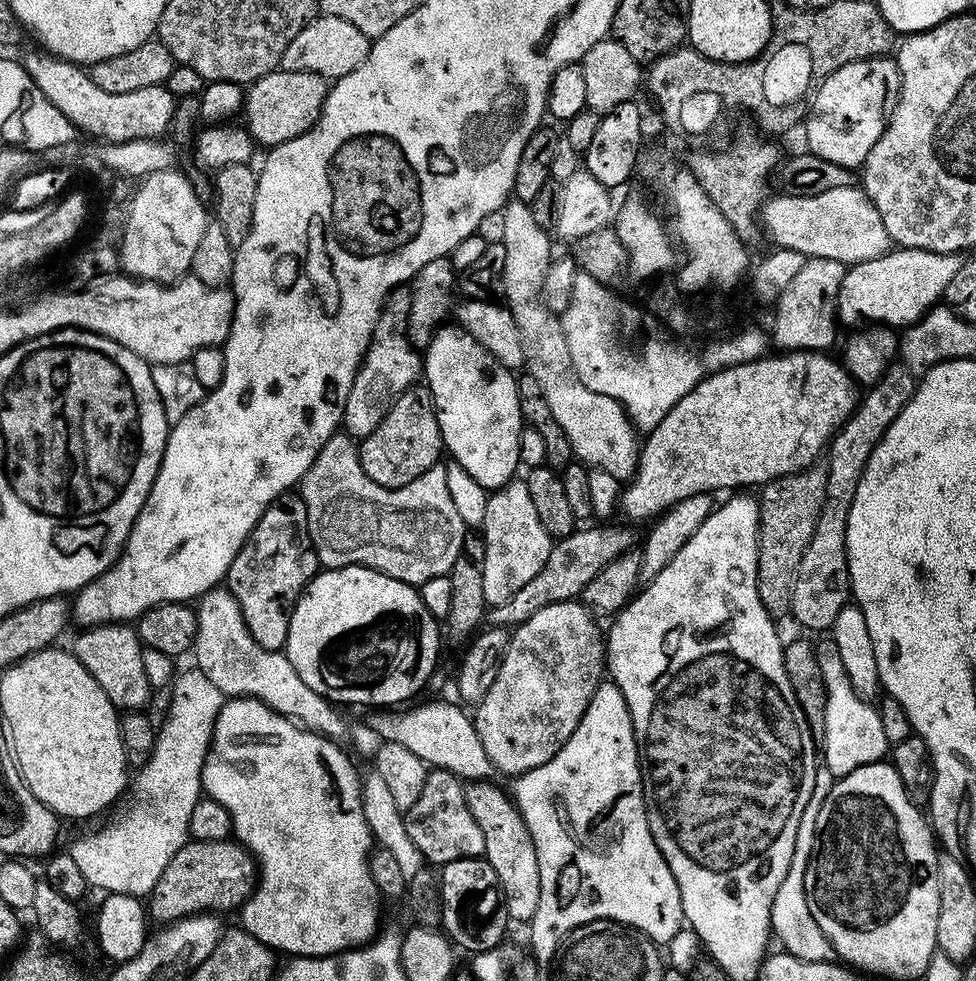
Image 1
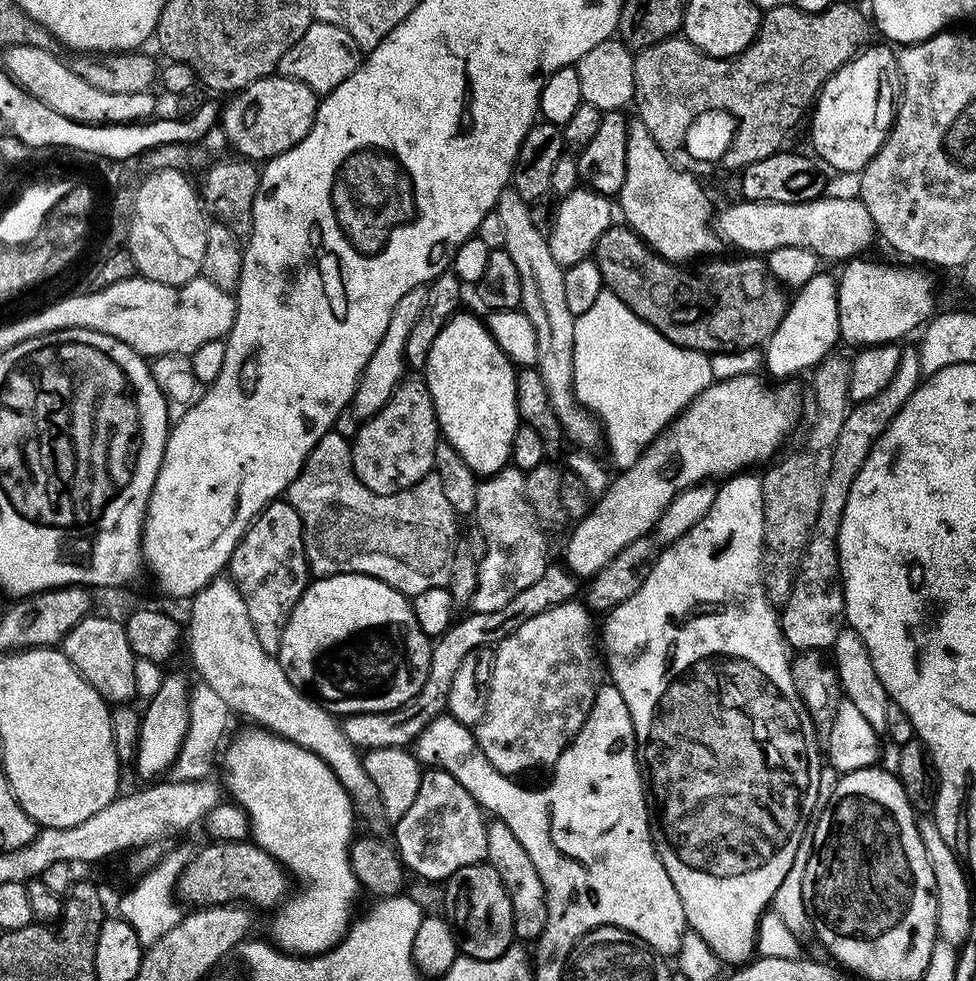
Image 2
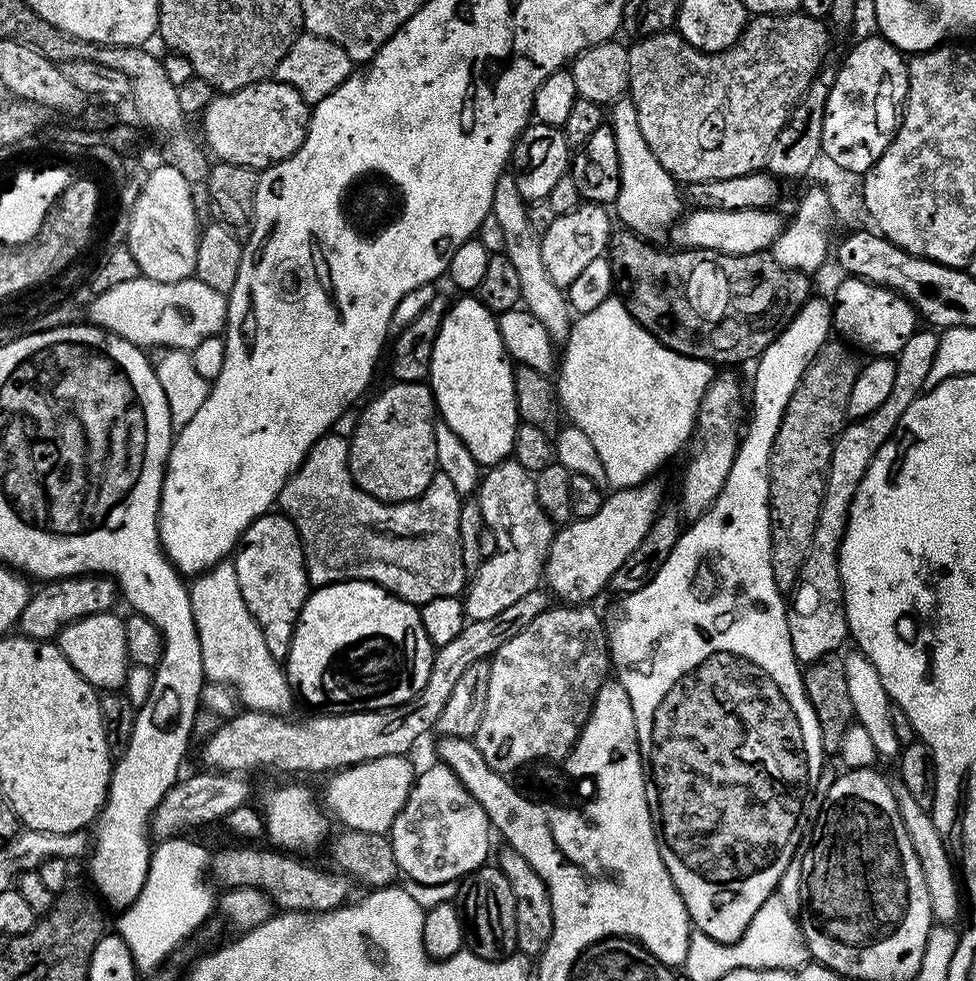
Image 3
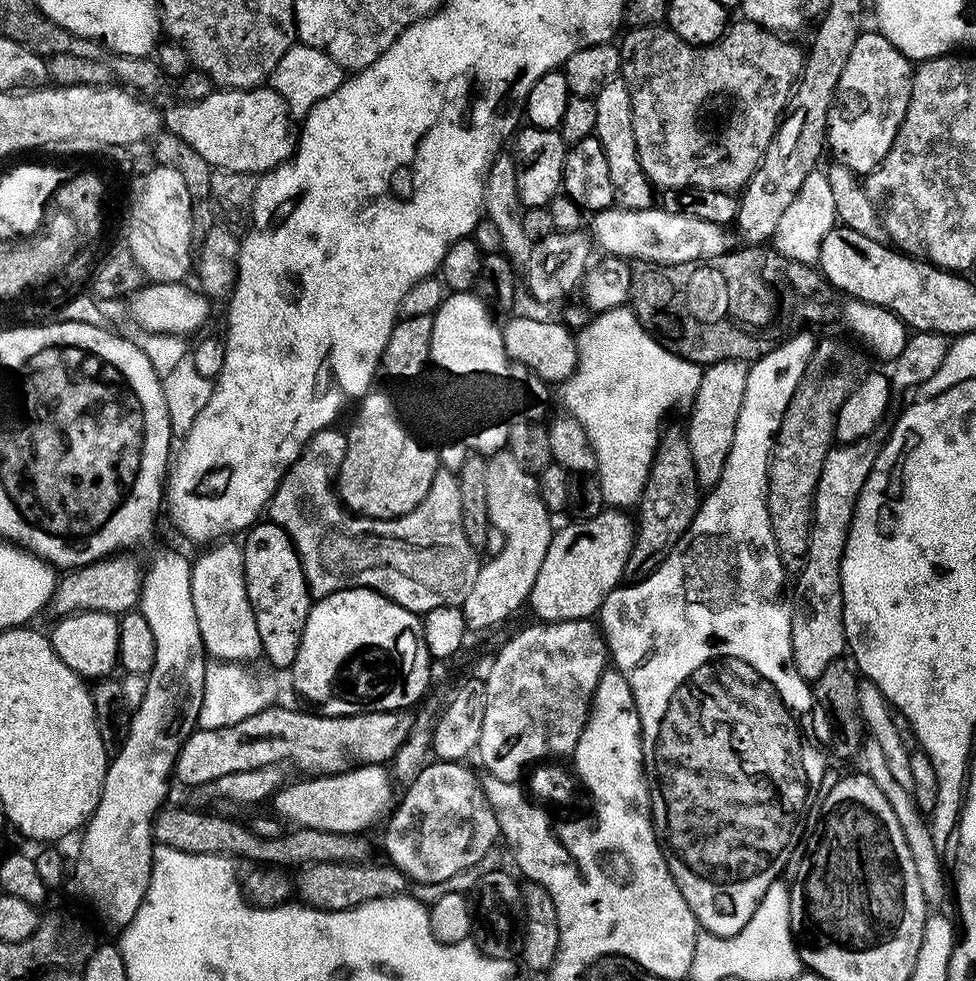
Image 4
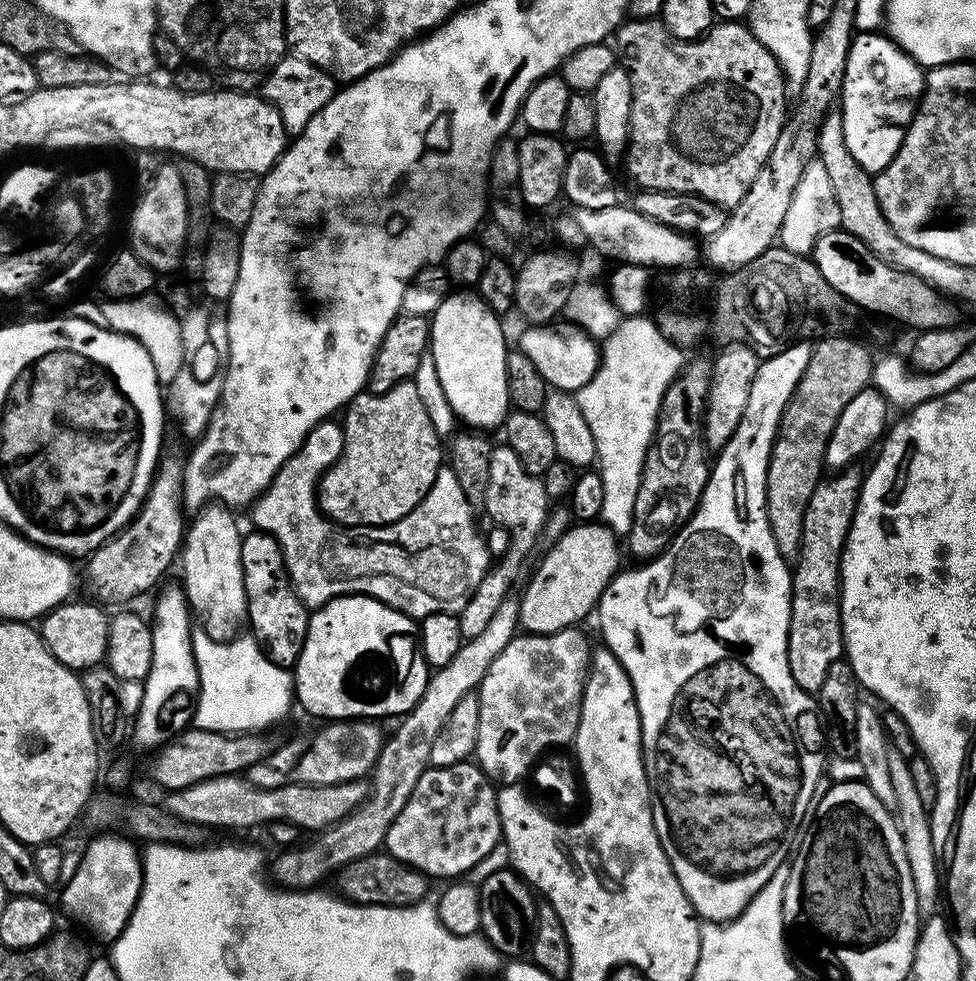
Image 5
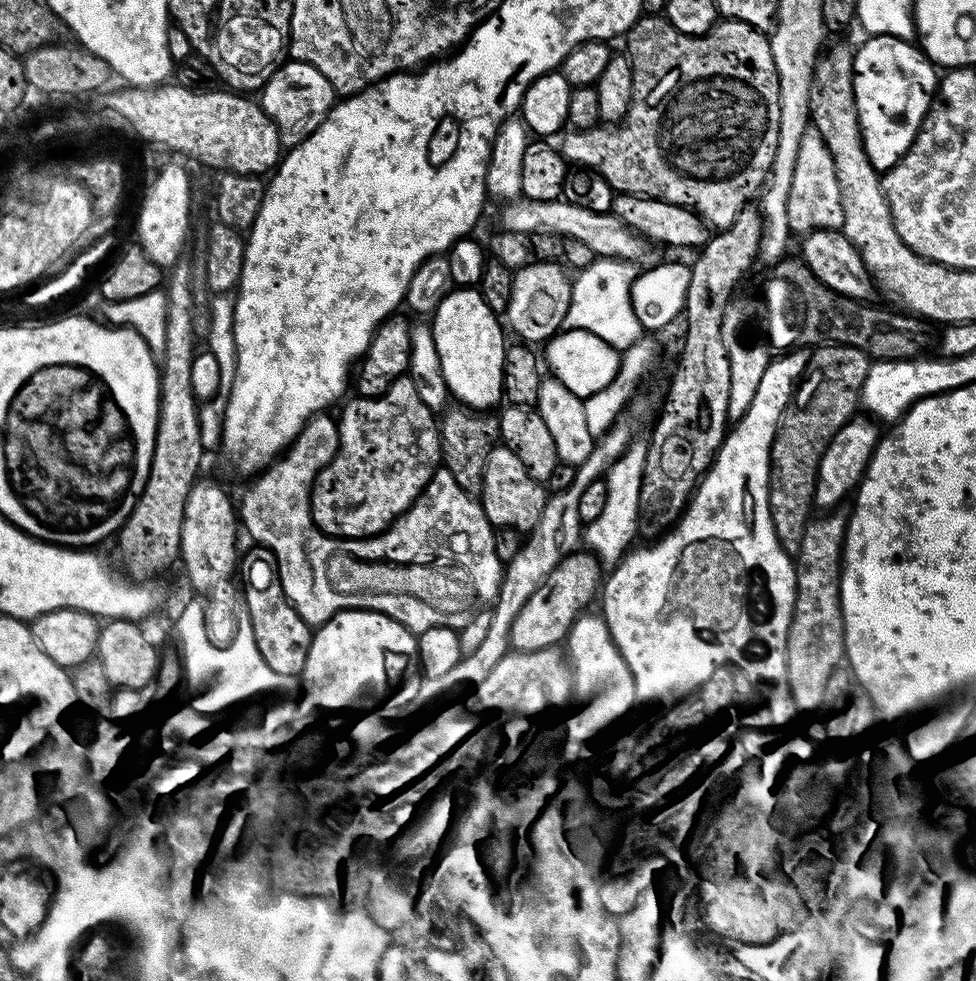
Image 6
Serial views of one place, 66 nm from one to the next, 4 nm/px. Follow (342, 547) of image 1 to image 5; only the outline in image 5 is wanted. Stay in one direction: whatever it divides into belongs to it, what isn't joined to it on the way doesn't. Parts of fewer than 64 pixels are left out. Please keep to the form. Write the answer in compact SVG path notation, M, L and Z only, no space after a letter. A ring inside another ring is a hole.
M329 418L310 430L302 446L278 470L263 493L251 505L252 520L259 531L273 536L284 555L284 568L292 580L297 596L309 606L327 604L338 596L374 596L384 604L395 605L396 587L401 588L398 607L401 612L423 618L430 612L452 612L468 603L476 587L490 570L488 548L476 529L472 503L462 494L458 478L450 466L442 466L434 478L434 486L410 514L393 524L375 526L345 526L329 520L320 510L318 485L321 476L344 449L344 430L335 419Z

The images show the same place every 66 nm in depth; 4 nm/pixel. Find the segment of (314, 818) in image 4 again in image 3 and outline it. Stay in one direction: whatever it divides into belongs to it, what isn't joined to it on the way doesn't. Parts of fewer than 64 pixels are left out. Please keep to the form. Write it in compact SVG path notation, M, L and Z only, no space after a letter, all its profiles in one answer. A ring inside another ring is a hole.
M386 755L381 758L370 759L366 763L339 769L327 779L329 782L324 790L324 796L322 792L322 804L325 811L347 829L380 834L389 833L394 818L401 812L406 798L409 797L409 792L416 777L416 769L414 770L410 761L411 759L408 756Z

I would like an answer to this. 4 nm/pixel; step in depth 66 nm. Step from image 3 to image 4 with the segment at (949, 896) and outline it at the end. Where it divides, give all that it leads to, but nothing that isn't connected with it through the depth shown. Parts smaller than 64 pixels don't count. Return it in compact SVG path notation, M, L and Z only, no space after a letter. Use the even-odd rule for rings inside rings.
M871 736L863 741L860 756L864 758L865 768L863 769L865 773L875 782L875 785L878 786L882 794L885 794L898 820L898 826L903 830L903 837L906 838L907 845L910 848L911 858L914 860L914 868L918 873L918 880L922 885L923 898L927 901L929 907L936 908L936 906L940 905L944 900L944 884L946 888L946 878L945 875L944 878L942 876L942 868L938 858L936 844L927 824L924 822L925 817L916 806L914 799L912 799L911 791L904 789L893 775L891 775L879 743Z

